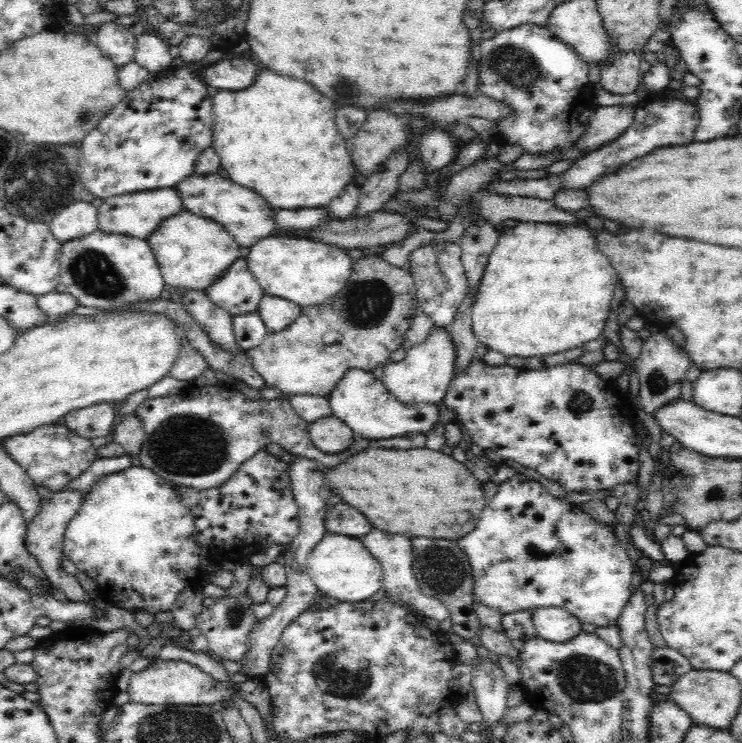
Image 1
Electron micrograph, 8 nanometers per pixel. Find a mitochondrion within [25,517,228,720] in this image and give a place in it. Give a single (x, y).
(65, 680)

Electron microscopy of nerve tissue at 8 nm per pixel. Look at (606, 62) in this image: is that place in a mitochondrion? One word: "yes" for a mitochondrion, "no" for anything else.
no

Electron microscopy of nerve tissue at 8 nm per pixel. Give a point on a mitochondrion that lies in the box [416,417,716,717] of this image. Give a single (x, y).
(584, 679)

